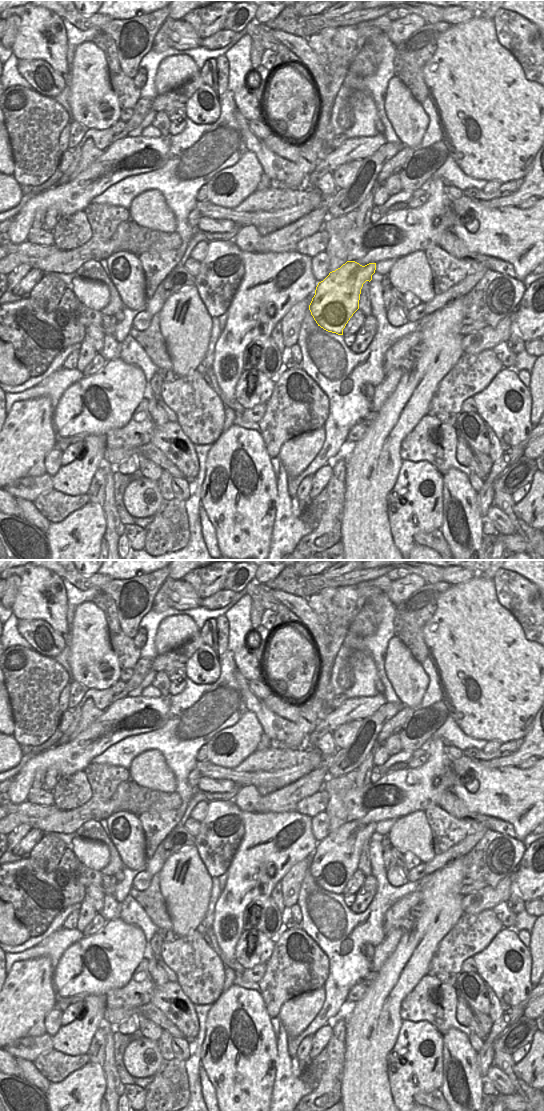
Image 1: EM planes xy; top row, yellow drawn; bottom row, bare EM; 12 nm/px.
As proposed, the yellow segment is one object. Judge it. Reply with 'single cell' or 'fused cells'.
single cell

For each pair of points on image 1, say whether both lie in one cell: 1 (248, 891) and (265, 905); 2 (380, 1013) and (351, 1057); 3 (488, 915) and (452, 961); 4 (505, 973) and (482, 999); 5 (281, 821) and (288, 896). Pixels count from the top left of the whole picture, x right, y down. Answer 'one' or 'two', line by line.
1: two
2: one
3: one
4: two
5: two

